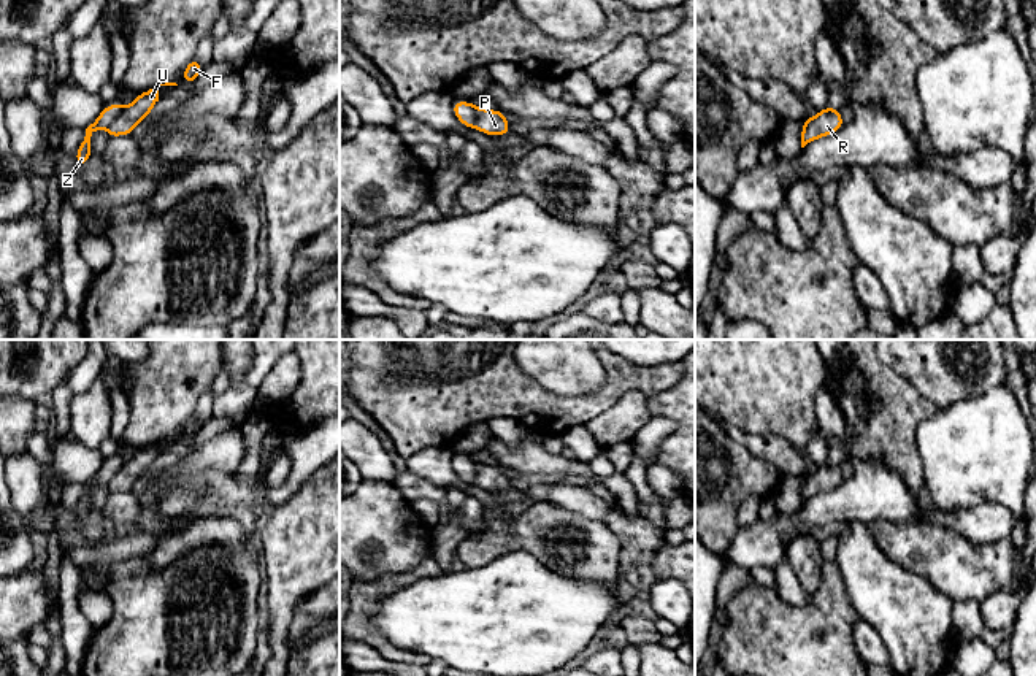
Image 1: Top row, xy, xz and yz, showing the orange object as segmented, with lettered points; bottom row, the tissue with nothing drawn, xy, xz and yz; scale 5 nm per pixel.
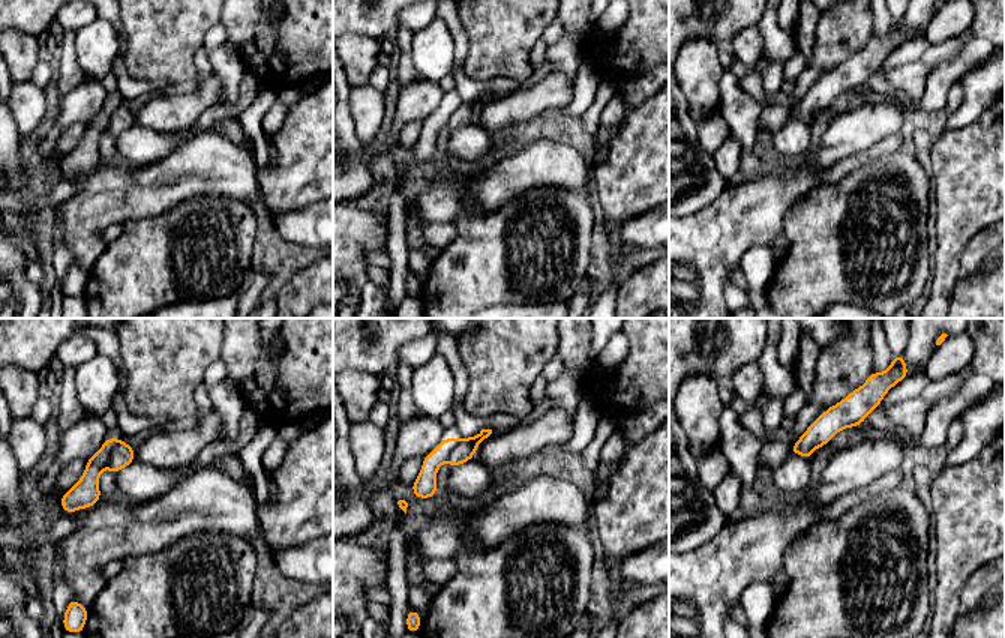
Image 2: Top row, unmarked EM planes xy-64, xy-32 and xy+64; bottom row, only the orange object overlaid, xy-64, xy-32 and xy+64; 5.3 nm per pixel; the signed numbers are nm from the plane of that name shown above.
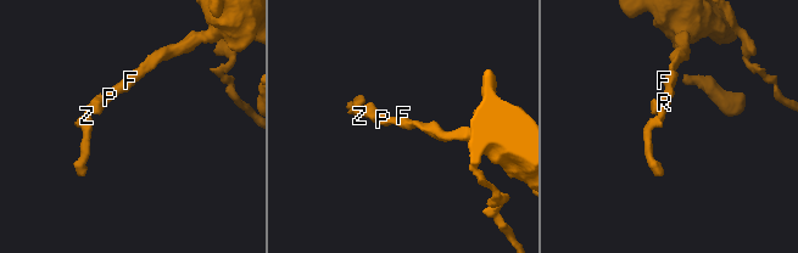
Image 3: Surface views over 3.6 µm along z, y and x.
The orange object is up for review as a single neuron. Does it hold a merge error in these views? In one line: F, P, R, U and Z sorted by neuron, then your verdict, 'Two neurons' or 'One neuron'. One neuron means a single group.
Groups: F P R U / Z. Two neurons

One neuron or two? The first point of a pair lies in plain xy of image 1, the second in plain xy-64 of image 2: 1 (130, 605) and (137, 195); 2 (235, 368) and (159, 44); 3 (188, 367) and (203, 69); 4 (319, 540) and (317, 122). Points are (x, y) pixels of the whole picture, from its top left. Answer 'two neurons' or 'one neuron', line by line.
1: two neurons
2: two neurons
3: two neurons
4: one neuron

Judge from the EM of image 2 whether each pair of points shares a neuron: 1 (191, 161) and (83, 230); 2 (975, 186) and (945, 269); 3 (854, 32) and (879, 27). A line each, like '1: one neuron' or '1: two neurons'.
1: one neuron
2: one neuron
3: two neurons

